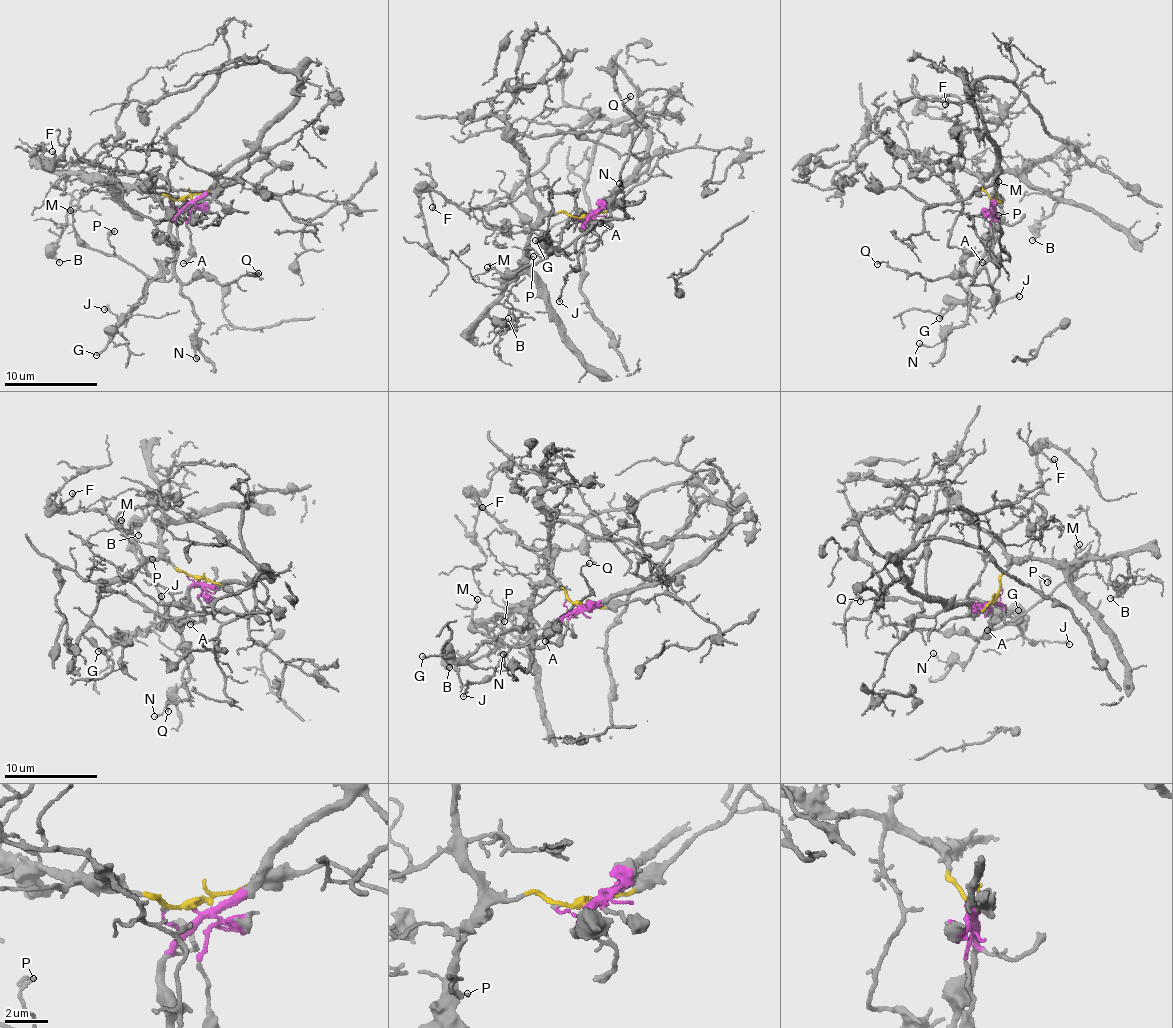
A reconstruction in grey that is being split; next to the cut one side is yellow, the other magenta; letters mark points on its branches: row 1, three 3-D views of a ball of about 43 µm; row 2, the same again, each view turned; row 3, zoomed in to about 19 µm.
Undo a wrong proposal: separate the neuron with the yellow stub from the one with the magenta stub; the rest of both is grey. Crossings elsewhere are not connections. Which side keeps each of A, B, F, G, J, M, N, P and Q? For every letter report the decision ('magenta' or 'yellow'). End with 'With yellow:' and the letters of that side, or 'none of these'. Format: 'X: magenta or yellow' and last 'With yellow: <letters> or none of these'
A: magenta
B: yellow
F: yellow
G: yellow
J: magenta
M: magenta
N: magenta
P: magenta
Q: magenta
With yellow: B, F, G

